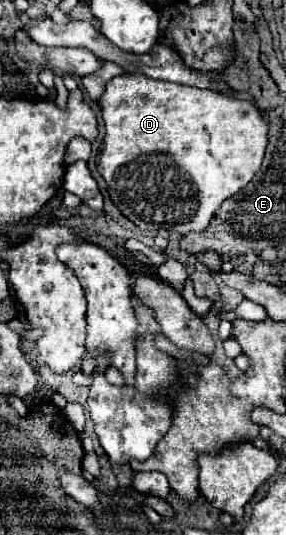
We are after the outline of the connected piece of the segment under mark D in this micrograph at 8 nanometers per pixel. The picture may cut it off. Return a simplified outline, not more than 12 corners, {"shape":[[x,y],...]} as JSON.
{"shape":[[120,74],[98,170],[144,232],[206,230],[262,164],[252,102]]}

